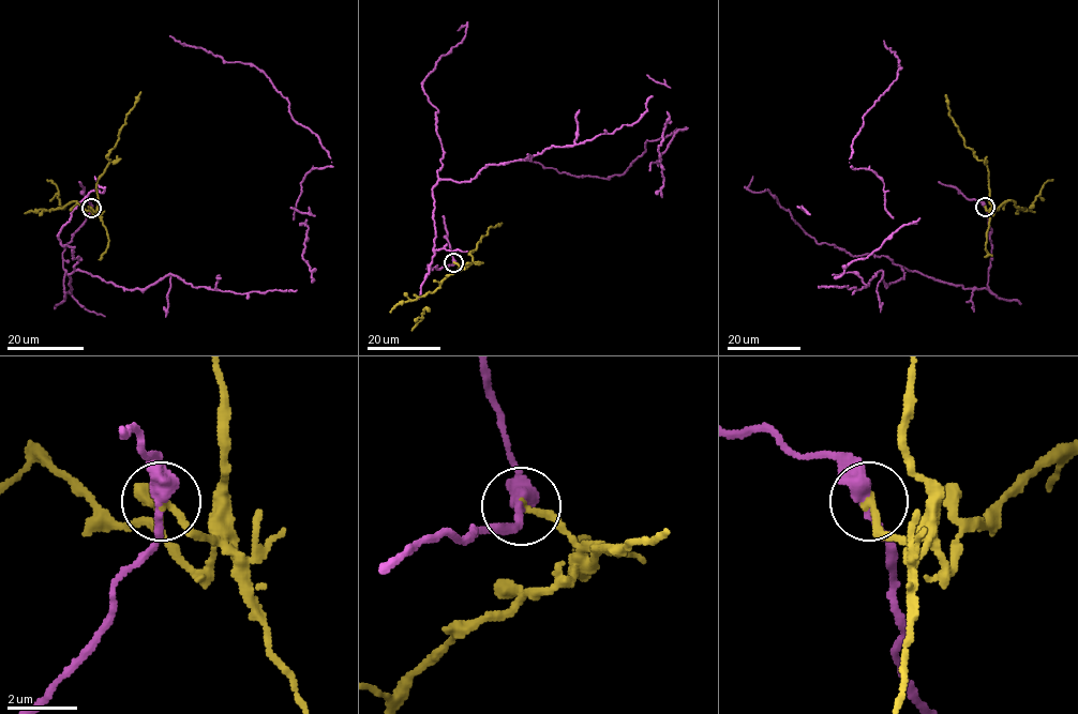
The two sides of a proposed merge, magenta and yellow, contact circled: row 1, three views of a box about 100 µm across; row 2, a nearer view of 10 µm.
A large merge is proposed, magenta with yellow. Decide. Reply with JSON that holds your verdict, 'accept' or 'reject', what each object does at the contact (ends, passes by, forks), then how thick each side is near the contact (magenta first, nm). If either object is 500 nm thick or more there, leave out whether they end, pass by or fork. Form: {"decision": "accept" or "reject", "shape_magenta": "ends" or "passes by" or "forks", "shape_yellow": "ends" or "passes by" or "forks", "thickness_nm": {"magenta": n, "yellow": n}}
{"decision": "reject", "shape_magenta": "passes by", "shape_yellow": "ends", "thickness_nm": {"magenta": 400, "yellow": 240}}

